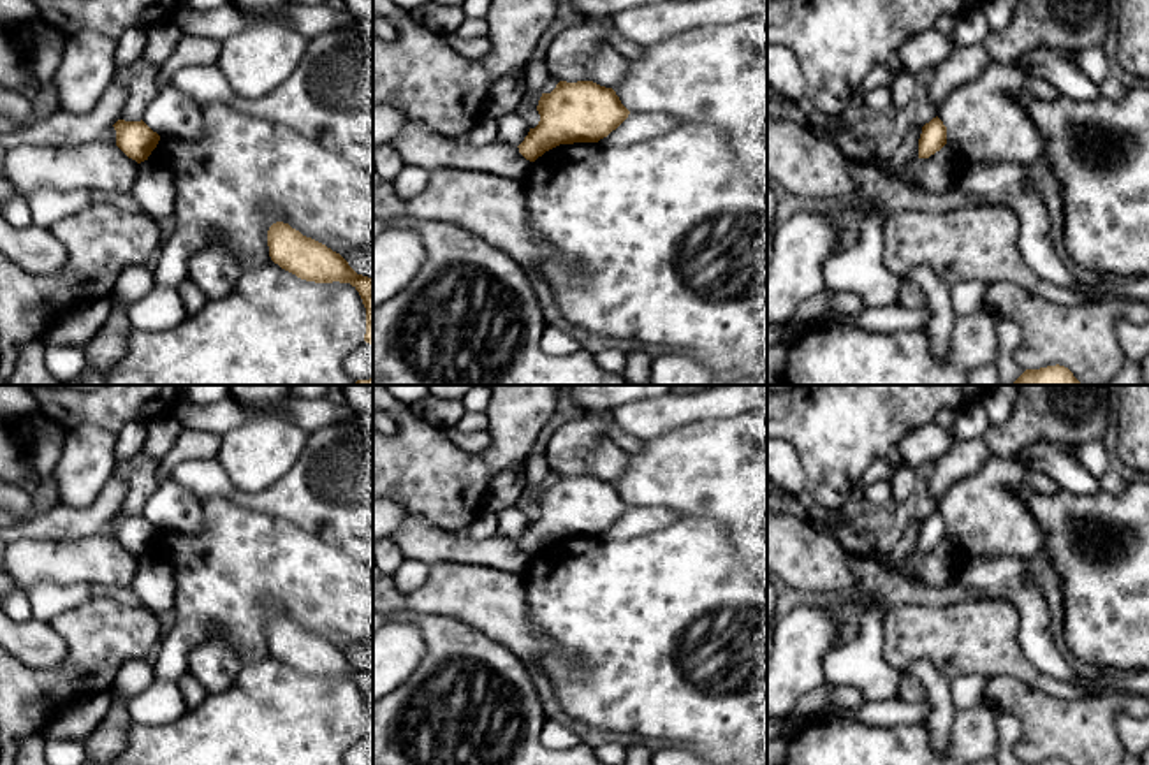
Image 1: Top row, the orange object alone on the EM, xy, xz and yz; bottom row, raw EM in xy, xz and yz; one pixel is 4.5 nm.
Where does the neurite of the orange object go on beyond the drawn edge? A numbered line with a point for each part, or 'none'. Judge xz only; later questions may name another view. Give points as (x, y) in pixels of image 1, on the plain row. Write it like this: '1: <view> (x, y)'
none

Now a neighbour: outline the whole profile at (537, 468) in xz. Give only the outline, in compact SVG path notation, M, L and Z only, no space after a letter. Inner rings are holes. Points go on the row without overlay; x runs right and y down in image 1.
M530 454L528 459L524 461L524 466L526 466L524 491L537 489L540 492L542 484L549 473L545 454Z

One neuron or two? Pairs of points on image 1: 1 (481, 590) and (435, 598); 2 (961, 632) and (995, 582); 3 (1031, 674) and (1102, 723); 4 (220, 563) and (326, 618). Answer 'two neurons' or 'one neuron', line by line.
1: one neuron
2: two neurons
3: two neurons
4: one neuron

